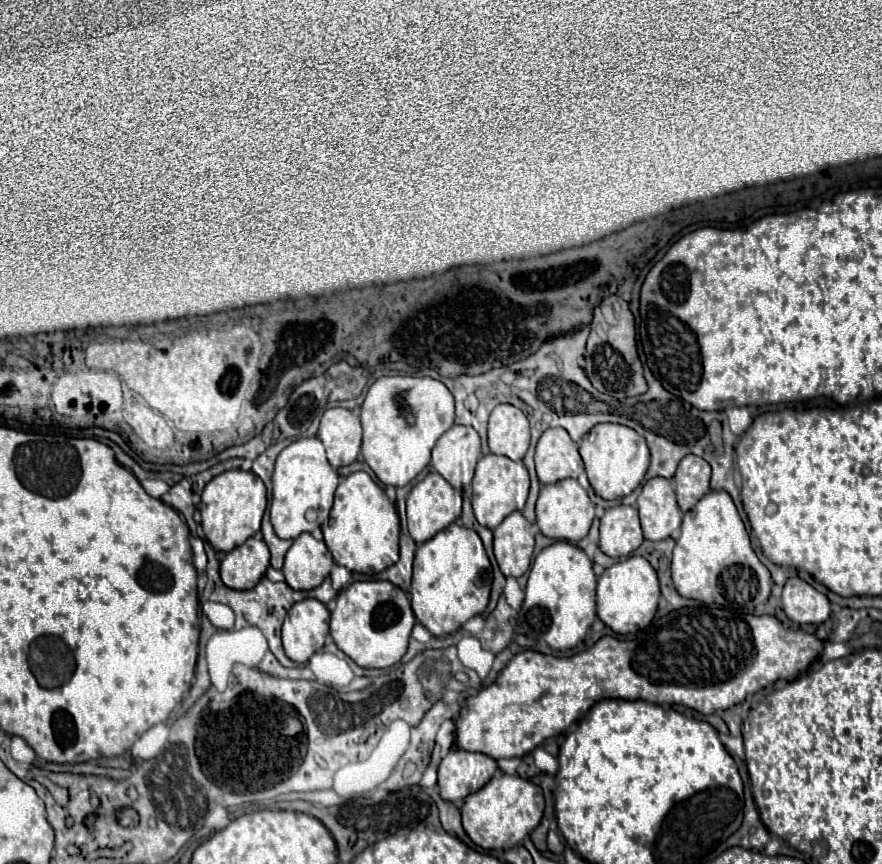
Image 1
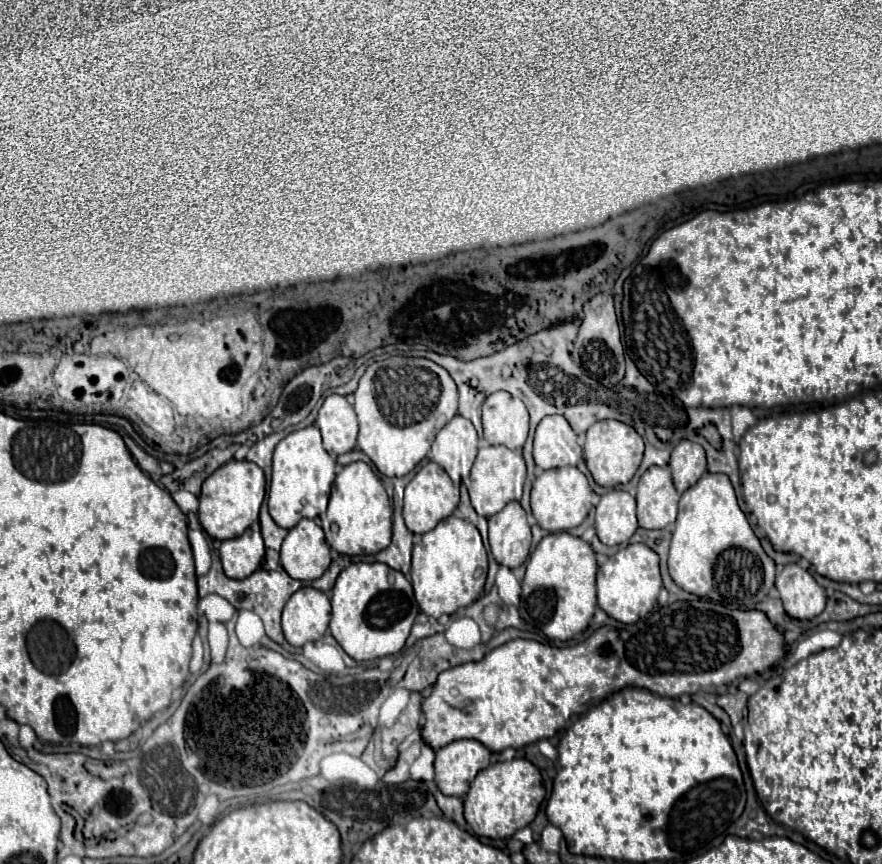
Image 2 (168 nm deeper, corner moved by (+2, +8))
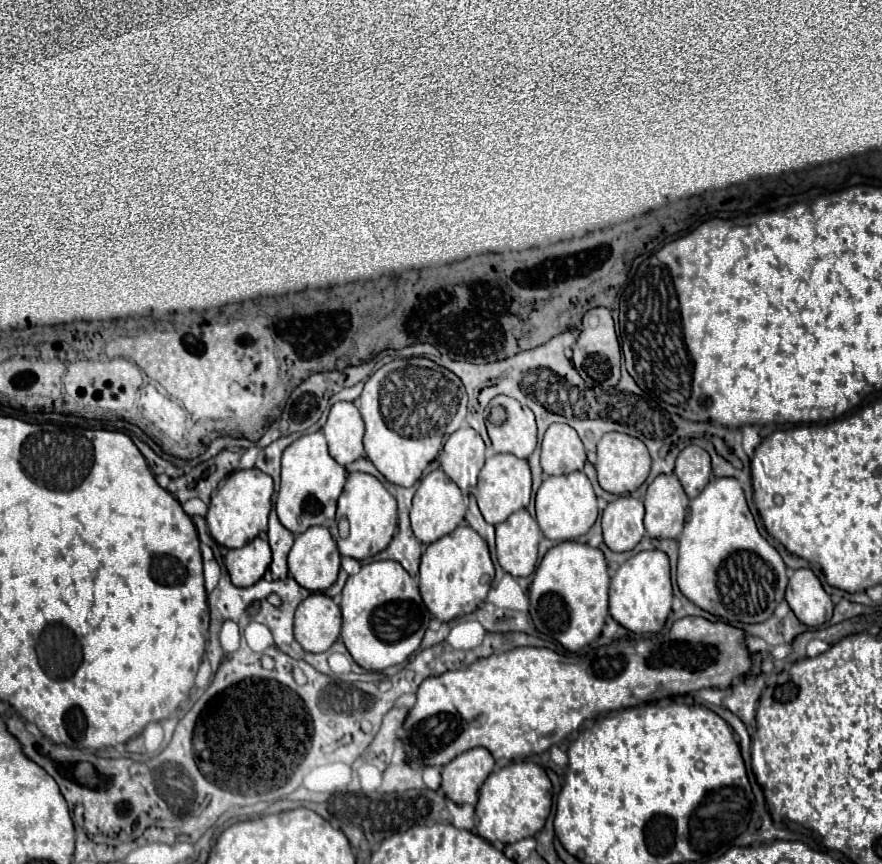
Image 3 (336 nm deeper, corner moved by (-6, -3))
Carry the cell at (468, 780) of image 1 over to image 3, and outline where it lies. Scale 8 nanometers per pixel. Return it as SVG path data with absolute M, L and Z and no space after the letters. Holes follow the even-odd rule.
M473 747L457 755L451 763L441 769L441 789L445 797L463 805L475 805L483 781L495 767L495 759L483 747Z

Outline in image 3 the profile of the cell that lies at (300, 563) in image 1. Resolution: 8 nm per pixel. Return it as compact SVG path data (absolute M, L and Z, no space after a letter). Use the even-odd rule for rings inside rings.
M309 527L305 533L299 533L295 537L295 543L289 551L288 573L305 589L309 591L325 591L329 589L341 568L341 555L337 549L337 543L333 541L333 537L329 535L327 527Z

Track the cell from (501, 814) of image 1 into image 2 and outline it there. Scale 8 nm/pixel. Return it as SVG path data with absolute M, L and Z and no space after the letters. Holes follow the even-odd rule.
M515 758L511 762L495 762L481 770L481 774L471 782L471 788L463 798L465 820L477 836L493 840L507 838L535 820L543 798L545 788L541 784L541 774L529 760Z

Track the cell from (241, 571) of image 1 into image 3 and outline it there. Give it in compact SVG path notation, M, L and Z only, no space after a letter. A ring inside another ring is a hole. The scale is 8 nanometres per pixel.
M261 537L253 539L241 549L229 549L225 555L225 567L231 575L231 583L237 587L249 587L257 583L271 563L269 543Z

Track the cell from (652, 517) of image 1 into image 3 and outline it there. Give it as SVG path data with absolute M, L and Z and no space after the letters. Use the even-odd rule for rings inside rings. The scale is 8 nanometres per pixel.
M659 475L645 493L645 529L653 539L677 539L685 525L689 497L677 477Z

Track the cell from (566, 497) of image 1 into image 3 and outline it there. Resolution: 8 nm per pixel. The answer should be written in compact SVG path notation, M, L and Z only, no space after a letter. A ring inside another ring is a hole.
M573 471L569 475L557 475L557 477L545 477L535 497L535 509L537 509L537 523L543 535L555 541L571 541L585 535L593 527L599 515L593 485L583 471Z

